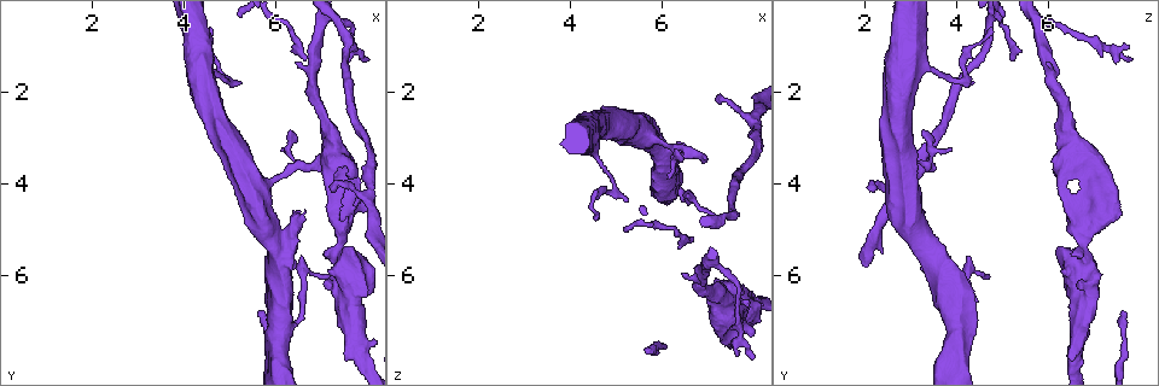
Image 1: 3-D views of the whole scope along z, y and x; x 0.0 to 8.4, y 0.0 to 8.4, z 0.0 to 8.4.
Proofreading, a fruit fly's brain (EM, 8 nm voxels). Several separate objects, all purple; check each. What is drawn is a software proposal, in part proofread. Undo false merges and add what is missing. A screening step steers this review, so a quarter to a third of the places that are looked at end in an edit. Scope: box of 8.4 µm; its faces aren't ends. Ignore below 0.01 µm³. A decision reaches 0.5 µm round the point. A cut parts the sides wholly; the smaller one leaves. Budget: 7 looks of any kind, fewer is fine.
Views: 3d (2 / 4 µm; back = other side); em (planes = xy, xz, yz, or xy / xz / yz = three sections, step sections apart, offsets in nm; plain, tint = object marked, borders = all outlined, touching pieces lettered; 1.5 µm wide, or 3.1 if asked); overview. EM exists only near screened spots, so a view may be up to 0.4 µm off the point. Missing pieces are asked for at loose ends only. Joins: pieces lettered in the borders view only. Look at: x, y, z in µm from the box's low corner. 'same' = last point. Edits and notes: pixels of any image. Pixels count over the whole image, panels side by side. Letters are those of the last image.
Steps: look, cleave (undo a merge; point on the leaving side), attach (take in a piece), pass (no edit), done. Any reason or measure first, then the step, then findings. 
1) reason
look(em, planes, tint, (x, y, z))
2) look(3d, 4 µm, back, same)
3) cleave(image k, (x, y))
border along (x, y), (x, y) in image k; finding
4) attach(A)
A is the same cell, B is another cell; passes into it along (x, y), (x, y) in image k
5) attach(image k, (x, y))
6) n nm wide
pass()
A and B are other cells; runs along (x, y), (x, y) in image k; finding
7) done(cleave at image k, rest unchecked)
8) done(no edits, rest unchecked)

a narrow waist
look(3d, 4 µm, (6.30, 7.05, 4.25))

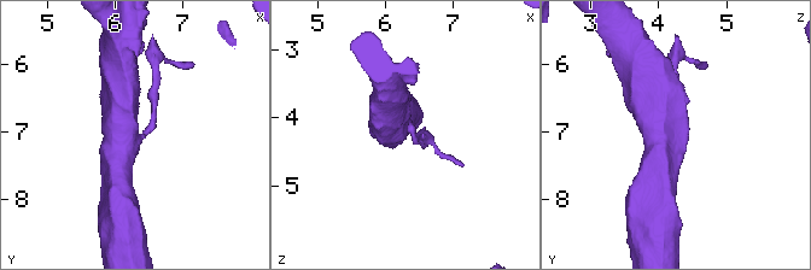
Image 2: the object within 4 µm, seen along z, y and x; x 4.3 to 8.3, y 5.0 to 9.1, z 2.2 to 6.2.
look(em, xz, step 4, borders, (6.30, 7.05, 4.30))

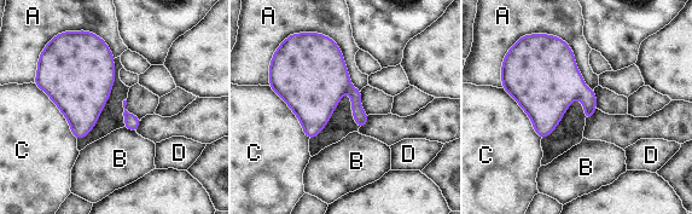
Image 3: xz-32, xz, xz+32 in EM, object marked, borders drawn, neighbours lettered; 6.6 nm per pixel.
C touches over 480 nm
pass()
A, B, C and D are other cells; border along (124, 126), (135, 132) in image 3; one cell here

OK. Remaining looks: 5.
tapers out
look(em, yz, step 8, tint, (7.20, 4.15, 2.10))

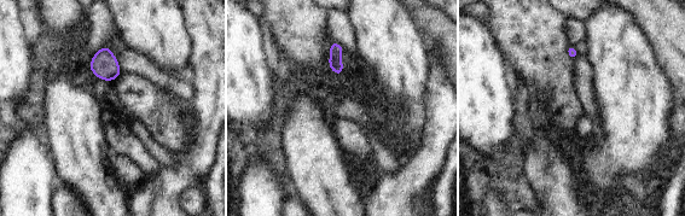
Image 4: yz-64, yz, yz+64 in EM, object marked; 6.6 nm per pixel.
another direction
look(em, planes, borders, same)

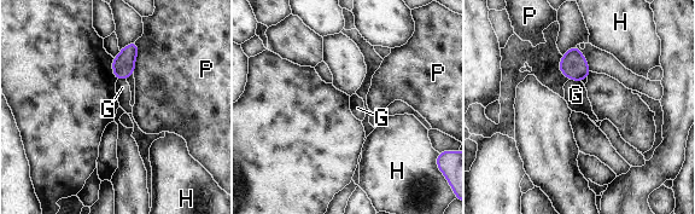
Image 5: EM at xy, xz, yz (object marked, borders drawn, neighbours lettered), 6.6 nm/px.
160 nm wide; P touches over 200 nm
pass()
G, H and P are other cells; none of them fits

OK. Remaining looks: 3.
branch stops here
look(em, xz, step 4, tint, (5.30, 1.85, 4.35))

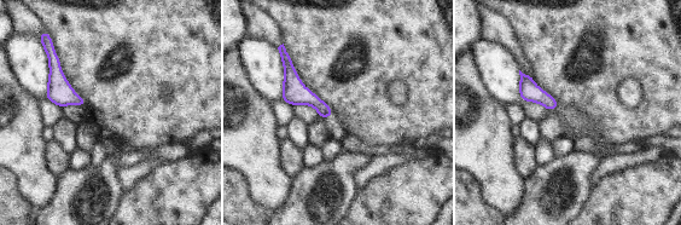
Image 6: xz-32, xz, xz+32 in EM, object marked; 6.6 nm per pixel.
cut it another way
look(em, planes, borders, same)

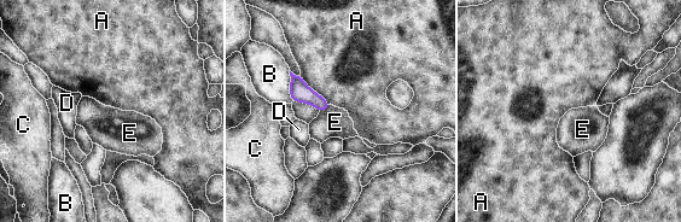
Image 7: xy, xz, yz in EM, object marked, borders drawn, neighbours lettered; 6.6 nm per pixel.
pass()
A, B, C, D and E are other cells; no lettered piece goes on from it

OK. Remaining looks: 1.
done(no edits, rest unchecked)

